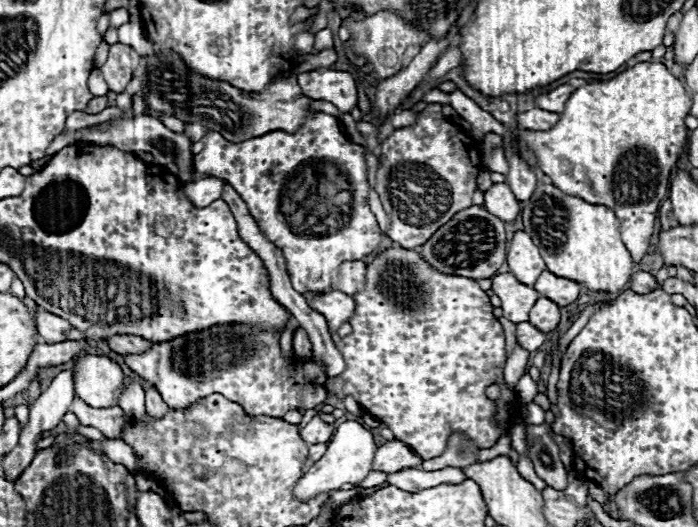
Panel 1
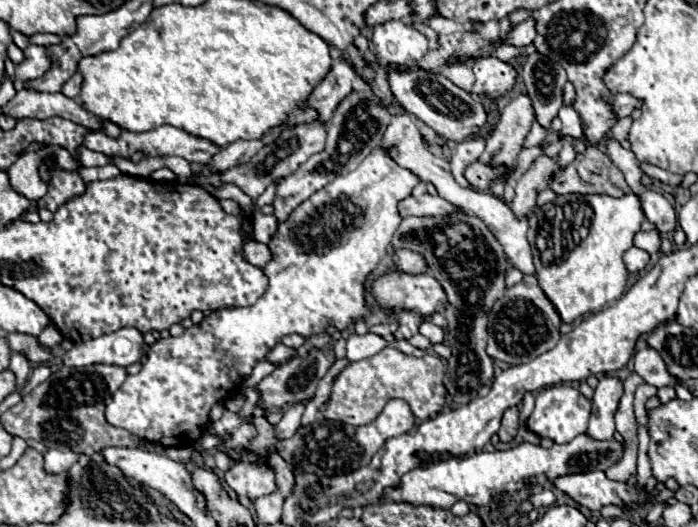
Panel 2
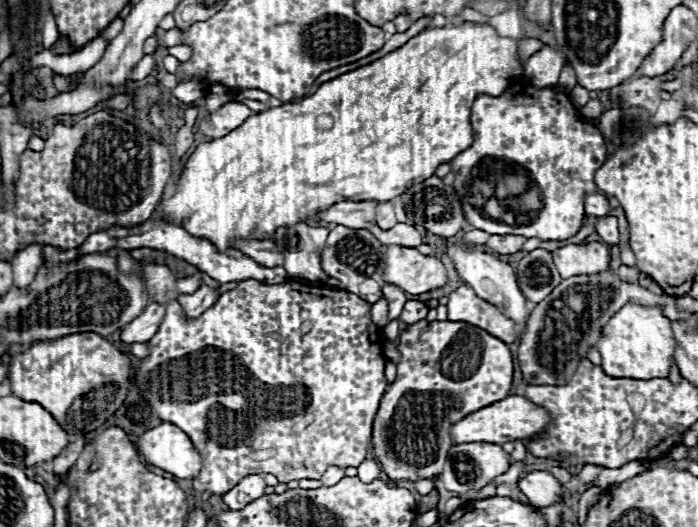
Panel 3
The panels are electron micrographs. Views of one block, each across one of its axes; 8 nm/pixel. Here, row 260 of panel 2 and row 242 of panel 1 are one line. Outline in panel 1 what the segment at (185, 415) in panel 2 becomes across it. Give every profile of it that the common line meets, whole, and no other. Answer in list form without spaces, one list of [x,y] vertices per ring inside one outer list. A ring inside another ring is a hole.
[[[314,112],[306,114],[306,120],[300,130],[282,132],[274,130],[264,136],[256,136],[244,142],[228,142],[220,132],[206,132],[204,148],[194,156],[194,168],[200,174],[216,176],[228,182],[248,204],[250,216],[256,220],[260,232],[282,250],[286,260],[286,270],[292,282],[292,288],[298,292],[312,290],[324,292],[334,290],[332,282],[336,280],[340,262],[360,260],[366,254],[374,252],[380,244],[380,228],[368,206],[368,170],[366,170],[366,150],[360,144],[350,142],[342,130],[340,120]]]

